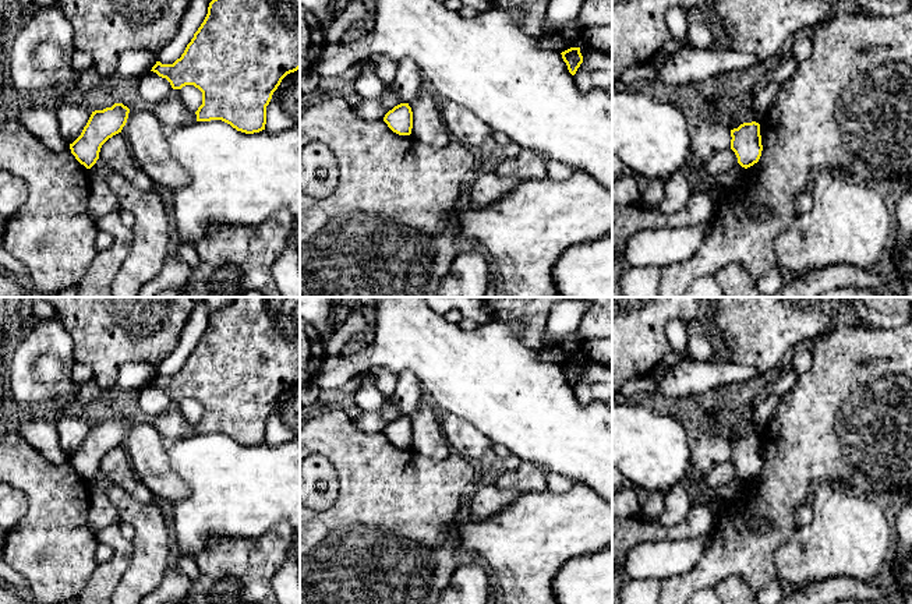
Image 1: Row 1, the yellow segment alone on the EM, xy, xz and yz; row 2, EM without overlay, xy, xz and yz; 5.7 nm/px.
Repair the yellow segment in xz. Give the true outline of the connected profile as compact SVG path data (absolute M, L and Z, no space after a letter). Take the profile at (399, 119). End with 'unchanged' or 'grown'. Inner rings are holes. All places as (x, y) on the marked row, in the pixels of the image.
M400 103L389 110L383 121L399 135L410 135L413 128L413 112L409 103Z | unchanged

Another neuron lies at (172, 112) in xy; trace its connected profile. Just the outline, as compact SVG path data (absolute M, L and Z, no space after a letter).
M169 96L149 107L153 116L167 130L184 127L197 121L195 112L190 110L180 96Z

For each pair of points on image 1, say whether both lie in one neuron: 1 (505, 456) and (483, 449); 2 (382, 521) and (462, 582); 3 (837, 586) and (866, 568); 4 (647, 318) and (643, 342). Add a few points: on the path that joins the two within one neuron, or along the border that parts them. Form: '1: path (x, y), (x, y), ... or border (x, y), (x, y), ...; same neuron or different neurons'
1: border (494, 445), (491, 455); different neurons
2: border (458, 567), (444, 589); different neurons
3: border (875, 579), (829, 578), (817, 583); different neurons
4: path (643, 324), (643, 336); same neuron

